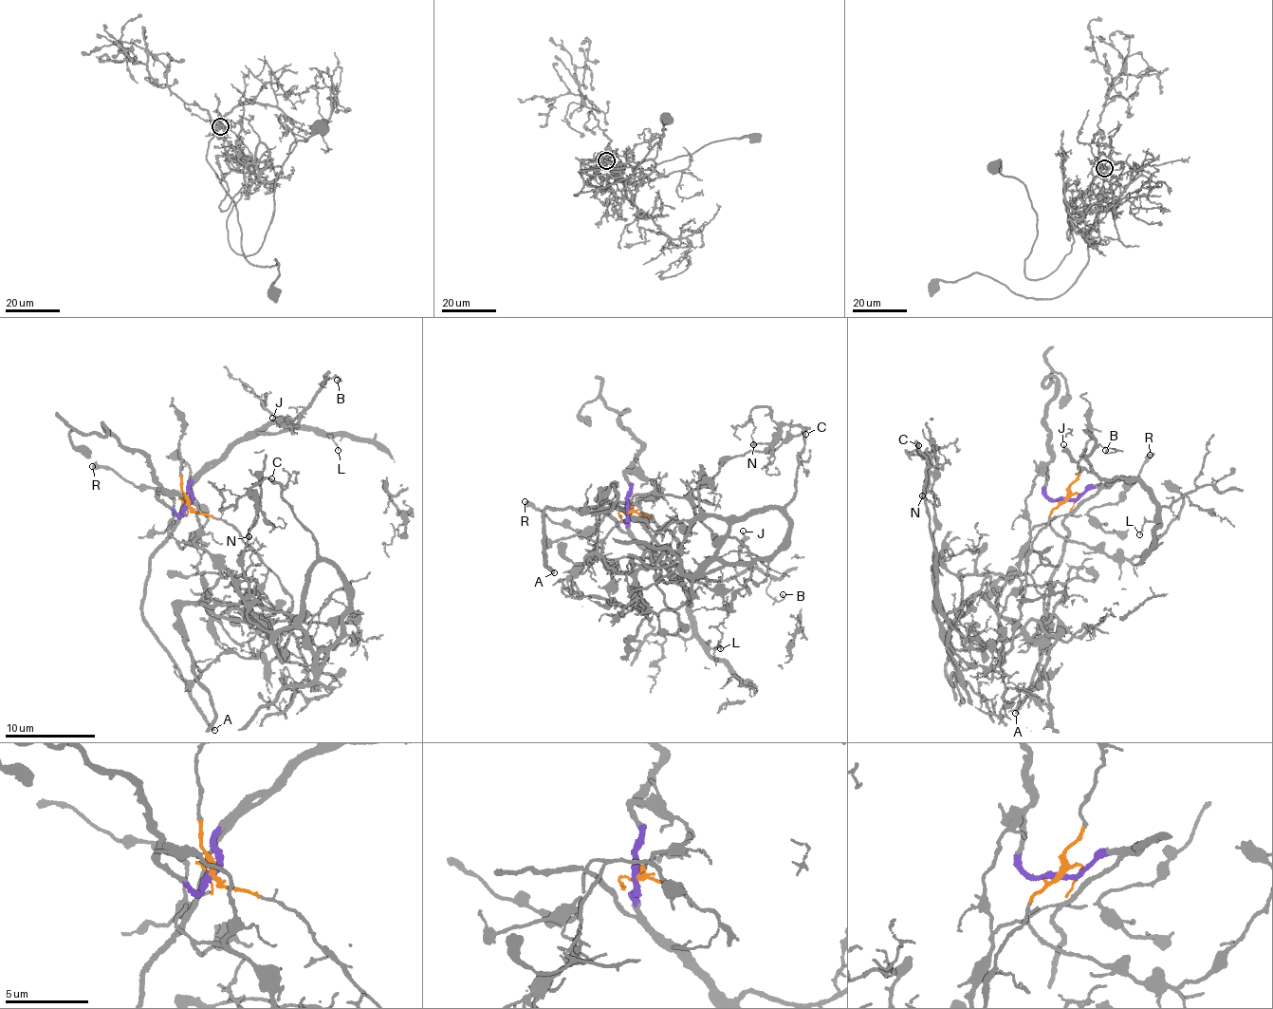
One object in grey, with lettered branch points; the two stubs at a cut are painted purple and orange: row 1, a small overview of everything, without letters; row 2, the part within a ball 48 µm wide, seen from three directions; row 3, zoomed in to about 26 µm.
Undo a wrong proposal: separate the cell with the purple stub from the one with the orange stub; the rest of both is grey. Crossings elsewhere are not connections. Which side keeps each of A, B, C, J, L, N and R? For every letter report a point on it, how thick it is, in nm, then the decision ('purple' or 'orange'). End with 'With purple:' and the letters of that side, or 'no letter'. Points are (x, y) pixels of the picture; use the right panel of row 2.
A: at (1015, 713); 260 nm thick; purple
B: at (1105, 450); 100 nm thick; purple
C: at (918, 445); 200 nm thick; orange
J: at (1063, 444); 240 nm thick; purple
L: at (1139, 534); 110 nm thick; purple
N: at (922, 495); 160 nm thick; orange
R: at (1150, 455); 440 nm thick; orange
With purple: A, B, J, L

